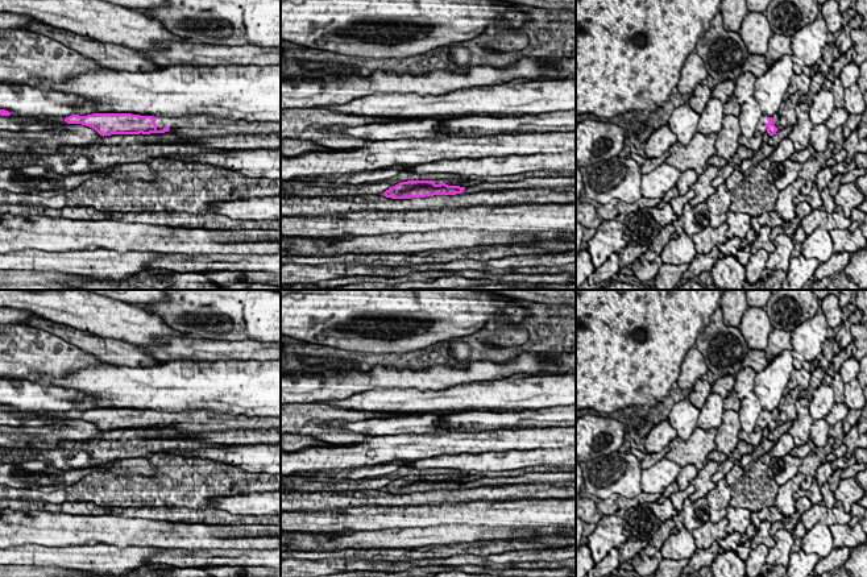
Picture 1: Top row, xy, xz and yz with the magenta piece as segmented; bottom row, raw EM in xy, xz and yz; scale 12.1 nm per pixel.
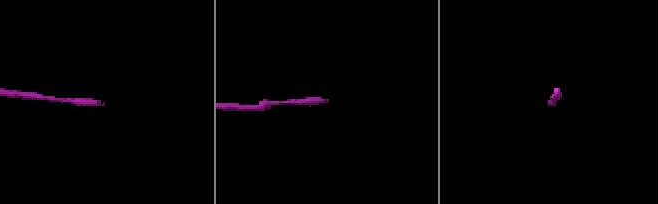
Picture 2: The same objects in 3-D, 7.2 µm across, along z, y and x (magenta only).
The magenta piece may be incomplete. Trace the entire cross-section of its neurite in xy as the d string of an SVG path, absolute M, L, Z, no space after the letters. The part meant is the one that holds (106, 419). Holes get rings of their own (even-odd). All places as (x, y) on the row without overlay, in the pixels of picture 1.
M92 408L87 411L71 410L67 419L82 419L95 424L100 431L111 429L150 429L177 424L181 432L207 432L229 429L273 429L281 428L281 418L246 416L232 414L211 414L208 411L161 412L154 410L132 408Z

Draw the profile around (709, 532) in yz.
M725 518L718 523L710 520L705 522L701 527L692 530L696 547L701 549L709 548L714 541L719 541L727 536L729 520Z

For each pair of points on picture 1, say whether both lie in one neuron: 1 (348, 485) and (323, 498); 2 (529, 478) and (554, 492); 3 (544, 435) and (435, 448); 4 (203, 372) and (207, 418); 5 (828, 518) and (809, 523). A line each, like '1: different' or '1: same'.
1: different
2: different
3: same
4: different
5: same

